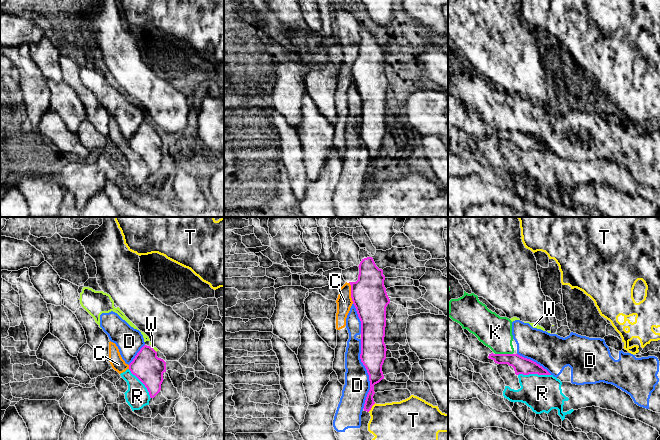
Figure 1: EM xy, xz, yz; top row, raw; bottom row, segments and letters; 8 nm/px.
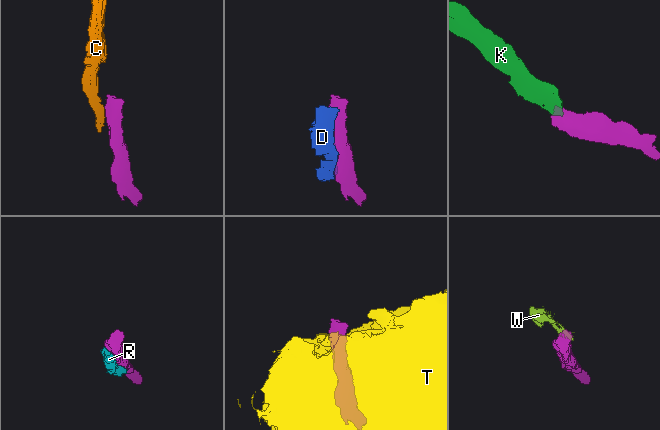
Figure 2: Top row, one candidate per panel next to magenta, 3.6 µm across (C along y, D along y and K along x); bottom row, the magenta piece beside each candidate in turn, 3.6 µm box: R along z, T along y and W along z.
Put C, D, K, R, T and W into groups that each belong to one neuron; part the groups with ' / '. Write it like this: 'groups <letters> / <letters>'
groups C R / D K W / T

